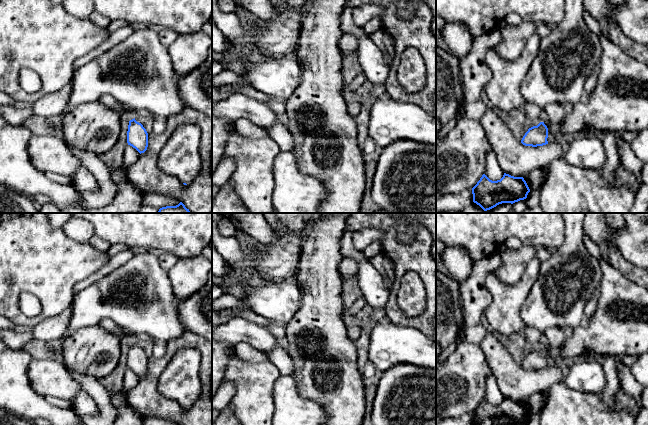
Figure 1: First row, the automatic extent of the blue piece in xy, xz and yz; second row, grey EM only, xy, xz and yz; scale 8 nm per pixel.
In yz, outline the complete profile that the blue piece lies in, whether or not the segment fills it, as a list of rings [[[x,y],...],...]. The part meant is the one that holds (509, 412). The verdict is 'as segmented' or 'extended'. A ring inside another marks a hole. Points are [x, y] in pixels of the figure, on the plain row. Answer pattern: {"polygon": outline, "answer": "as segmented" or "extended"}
{"polygon": [[[506,397],[497,405],[492,405],[483,398],[472,412],[473,425],[520,425],[526,423],[529,416],[523,401]]], "answer": "as segmented"}

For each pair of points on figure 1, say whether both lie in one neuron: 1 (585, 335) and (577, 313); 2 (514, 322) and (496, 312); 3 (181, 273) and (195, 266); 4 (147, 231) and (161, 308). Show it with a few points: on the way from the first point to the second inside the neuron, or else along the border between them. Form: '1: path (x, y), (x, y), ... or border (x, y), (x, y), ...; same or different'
1: border (584, 322), (569, 331); different
2: path (510, 322), (500, 315); same
3: path (184, 273), (188, 273), (192, 269); same
4: border (145, 249), (138, 251); different

